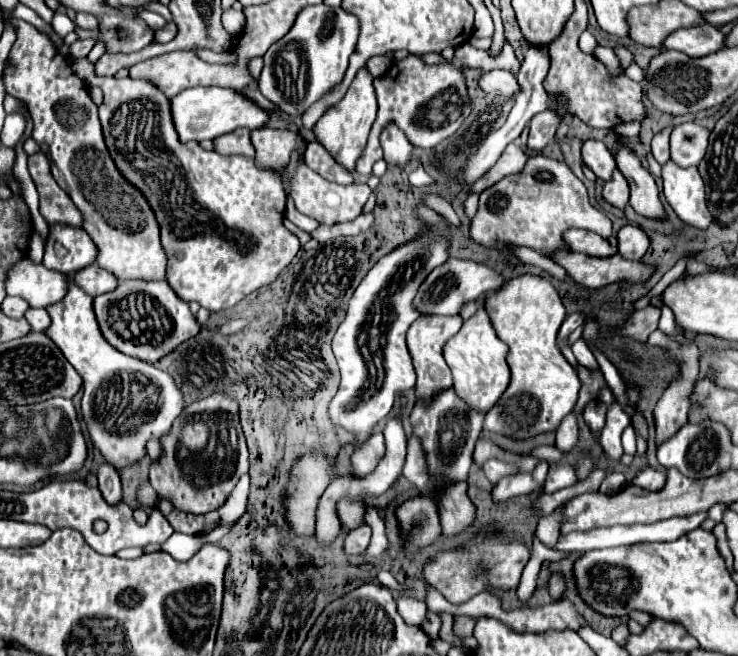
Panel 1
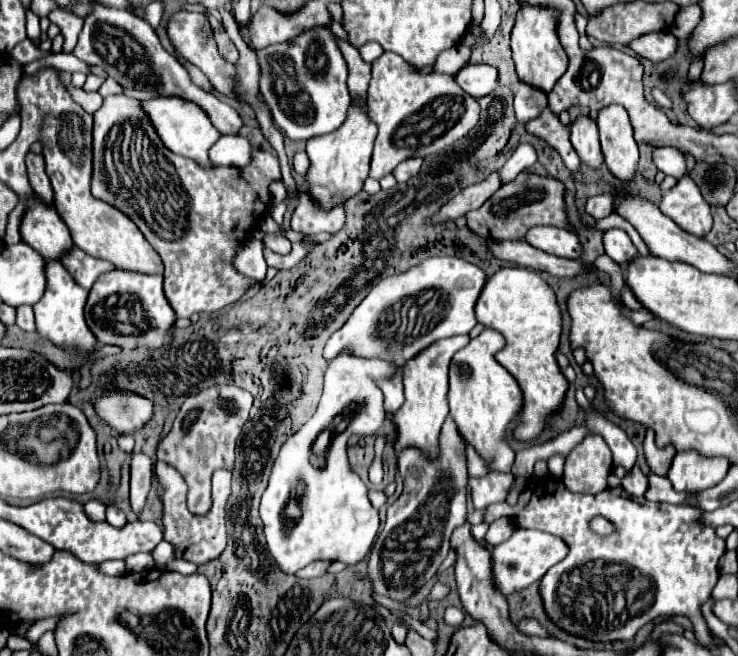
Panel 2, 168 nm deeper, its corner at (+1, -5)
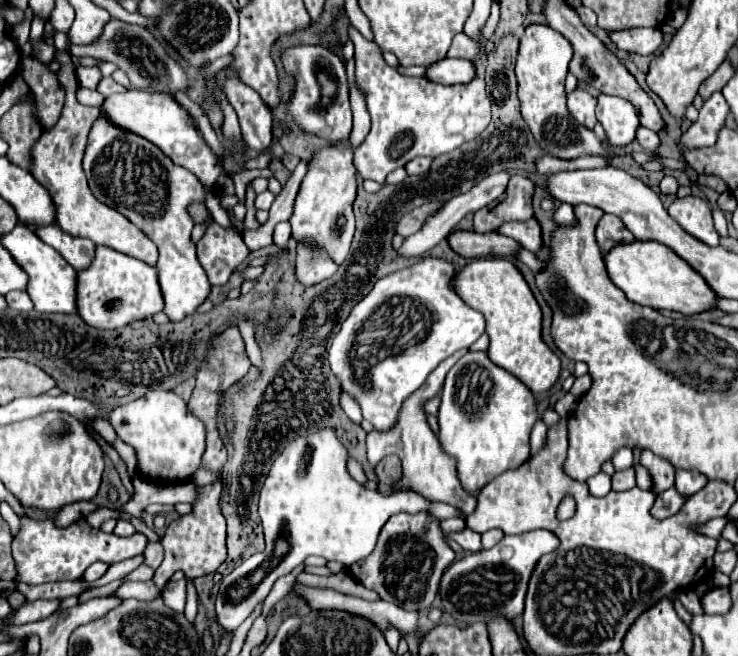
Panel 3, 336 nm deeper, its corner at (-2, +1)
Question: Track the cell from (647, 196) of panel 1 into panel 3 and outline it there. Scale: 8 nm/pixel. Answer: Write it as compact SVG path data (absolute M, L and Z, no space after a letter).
M600 94L596 106L596 118L604 126L608 144L612 148L624 148L636 140L636 130L640 126L634 106L618 96Z

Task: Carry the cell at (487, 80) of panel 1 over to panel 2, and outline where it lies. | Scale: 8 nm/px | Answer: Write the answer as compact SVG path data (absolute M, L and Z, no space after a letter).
M465 64L455 74L455 78L457 78L457 84L473 98L481 98L481 96L491 94L499 84L497 70L487 64Z

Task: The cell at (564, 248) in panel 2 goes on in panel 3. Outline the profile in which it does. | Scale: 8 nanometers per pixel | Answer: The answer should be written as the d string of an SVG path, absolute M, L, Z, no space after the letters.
M530 218L530 220L524 220L524 222L502 224L502 228L498 232L514 238L516 242L520 242L530 252L538 252L538 250L544 248L542 228L540 228L540 224L538 224L536 218Z

